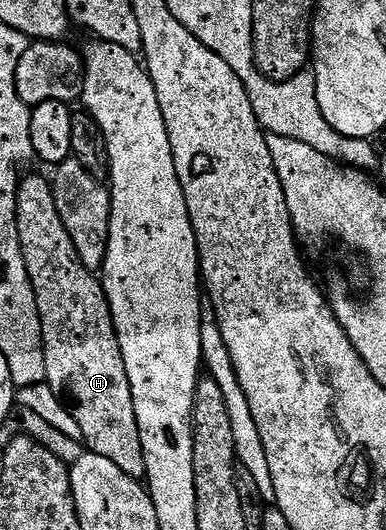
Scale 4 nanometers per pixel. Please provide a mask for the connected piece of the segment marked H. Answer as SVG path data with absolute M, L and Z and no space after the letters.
M23 176L18 189L16 205L16 227L20 235L20 247L24 255L24 267L28 267L28 279L36 295L36 307L42 320L42 338L44 339L45 384L64 402L72 419L80 423L81 444L89 452L104 455L104 459L116 463L124 475L145 478L146 464L144 451L140 443L140 427L136 423L136 407L132 403L132 387L128 383L128 371L124 367L124 355L116 335L110 304L102 282L78 258L72 235L56 211L54 186L42 177Z

